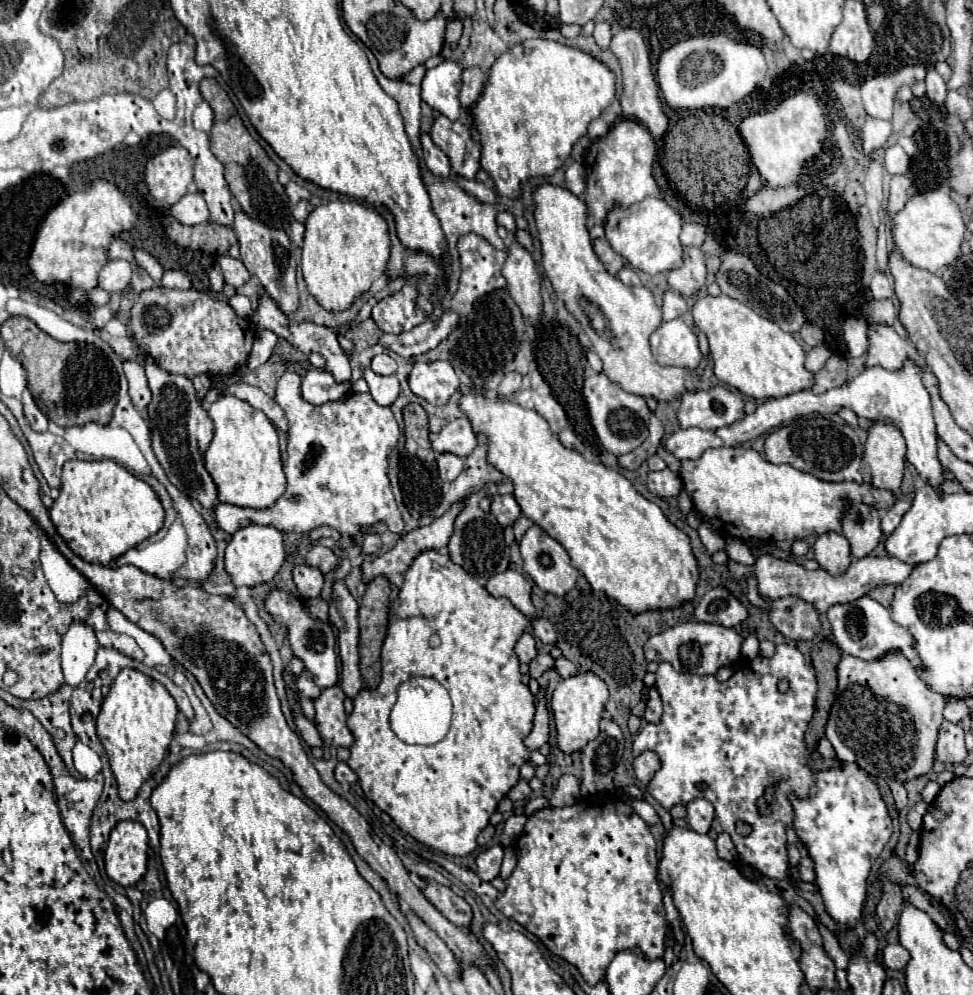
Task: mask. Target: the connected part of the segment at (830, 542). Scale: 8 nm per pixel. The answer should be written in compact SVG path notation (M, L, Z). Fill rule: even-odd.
M824 532L816 538L814 544L814 558L820 564L820 568L824 568L826 572L830 572L832 576L844 574L848 564L852 562L852 554L850 554L850 542L836 532Z

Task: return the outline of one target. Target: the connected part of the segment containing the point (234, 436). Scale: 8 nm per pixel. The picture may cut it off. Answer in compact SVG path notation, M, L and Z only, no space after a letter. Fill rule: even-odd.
M222 394L208 410L214 422L214 438L206 450L206 470L218 486L220 502L248 508L272 506L286 488L282 472L278 434L262 410L254 410L246 400Z

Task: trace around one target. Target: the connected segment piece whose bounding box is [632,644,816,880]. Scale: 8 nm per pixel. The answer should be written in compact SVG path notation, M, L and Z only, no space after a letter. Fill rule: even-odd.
M780 644L780 646L776 646L776 654L774 654L772 658L760 656L760 658L756 658L756 660L750 660L744 668L740 668L738 672L734 672L732 678L726 680L726 682L718 682L714 676L678 674L668 662L662 662L660 668L658 668L658 672L656 672L656 686L658 686L658 692L660 692L662 702L664 702L662 720L660 720L660 724L656 724L656 726L654 726L654 724L646 724L644 728L640 728L640 732L638 732L636 740L634 740L634 746L632 746L632 754L634 754L634 756L640 756L642 752L648 752L648 750L650 750L650 752L656 752L658 758L660 758L660 768L656 770L654 778L650 780L648 792L650 792L666 810L670 810L670 808L676 806L676 804L688 804L688 802L692 802L692 800L696 800L696 798L706 798L706 800L710 800L712 806L714 806L712 828L714 828L718 834L720 834L720 832L728 832L728 834L732 836L732 842L734 842L734 846L738 848L738 854L740 854L742 862L754 866L756 870L760 870L760 872L766 874L768 878L786 880L786 878L788 878L788 874L786 874L786 872L788 872L786 826L792 824L792 816L794 816L792 806L790 806L790 802L786 800L786 792L792 790L792 792L796 792L800 798L808 796L808 790L810 790L810 786L812 786L812 776L814 776L812 770L806 766L808 750L806 750L806 746L804 746L804 732L806 732L806 728L808 728L808 722L812 720L812 714L814 714L814 700L816 700L816 674L814 674L814 668L806 666L804 654L798 650L796 644ZM780 680L786 680L786 682L790 684L790 688L788 688L786 692L780 692L780 690L778 690L778 682L780 682ZM768 788L774 788L774 802L772 802L772 806L770 806L770 812L762 816L760 810L758 810L758 798L762 798L762 794L764 794ZM738 820L744 820L744 822L748 822L748 824L752 826L752 834L750 834L750 836L746 836L746 838L738 836L738 832L736 832L736 822L738 822Z

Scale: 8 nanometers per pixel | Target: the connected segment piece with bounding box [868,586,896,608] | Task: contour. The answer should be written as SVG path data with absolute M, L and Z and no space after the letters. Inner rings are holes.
M880 586L880 588L874 588L872 592L868 592L868 596L870 598L874 598L874 600L878 600L882 606L890 606L890 602L892 602L892 596L894 596L894 586Z

